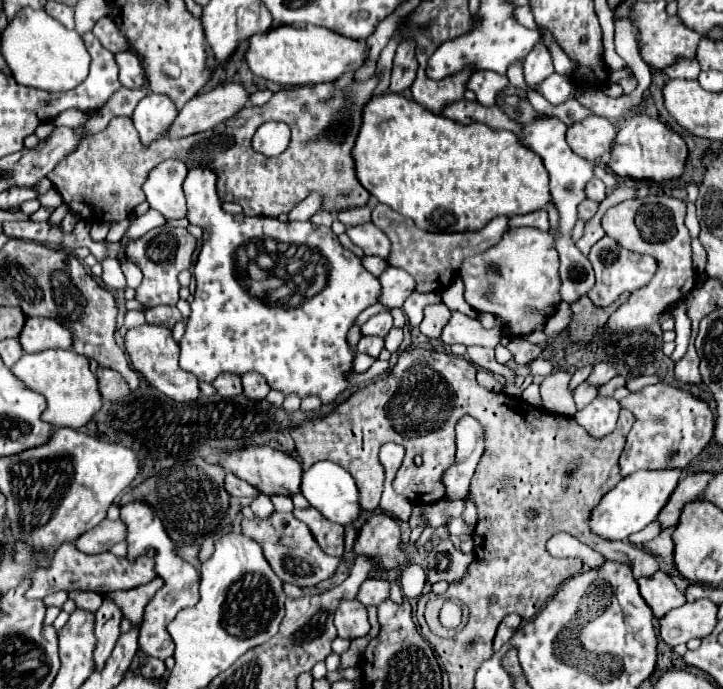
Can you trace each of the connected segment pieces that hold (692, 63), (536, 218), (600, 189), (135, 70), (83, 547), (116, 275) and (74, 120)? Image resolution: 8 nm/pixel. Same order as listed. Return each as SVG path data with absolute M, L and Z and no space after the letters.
M680 59L676 65L664 69L670 79L698 79L700 65L696 59Z
M540 209L540 211L534 211L534 213L522 215L522 217L520 217L520 223L522 223L524 227L536 227L536 229L540 229L540 231L548 231L548 229L550 229L546 209Z
M592 179L588 185L586 185L586 197L588 199L594 199L594 201L602 201L606 197L606 185L600 181L600 179Z
M130 51L124 53L116 53L116 65L120 67L120 83L124 87L142 87L142 83L146 83L144 79L144 69L142 63L138 61L138 57Z
M104 519L100 525L96 525L94 529L86 531L84 535L80 535L74 545L78 547L78 551L82 553L88 553L88 555L98 555L98 553L104 553L108 551L112 545L120 543L126 535L126 529L124 525L118 521L110 521L110 519Z
M106 259L102 261L102 267L104 267L104 273L102 273L102 281L112 287L112 289L124 289L126 287L126 279L124 279L124 273L120 269L120 263L116 259Z
M70 109L70 111L64 111L64 113L60 113L60 115L54 119L54 123L56 123L58 127L78 127L78 125L86 123L88 119L90 119L90 115L87 113Z

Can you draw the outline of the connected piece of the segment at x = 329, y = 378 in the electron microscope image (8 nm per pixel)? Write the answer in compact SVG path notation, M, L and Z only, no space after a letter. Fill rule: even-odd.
M190 167L188 175L184 179L184 195L188 201L188 221L204 227L206 243L202 245L202 251L198 255L198 261L194 265L194 279L196 279L196 291L194 301L190 305L190 317L186 319L186 333L180 341L180 365L194 373L200 381L212 383L220 373L232 373L232 375L244 375L248 371L260 373L270 389L284 393L288 397L290 393L296 393L300 399L308 395L320 397L324 405L334 403L340 393L350 389L350 373L354 371L354 349L348 345L346 333L354 325L356 317L372 303L376 303L376 297L380 295L380 283L374 275L370 275L362 263L360 257L356 257L352 251L344 249L340 241L330 235L326 229L310 225L308 221L278 221L270 217L244 217L244 215L228 215L222 211L222 203L216 195L216 179L214 171L210 167ZM264 239L276 239L280 243L306 243L310 249L318 249L330 269L328 269L328 283L326 287L314 295L308 301L302 301L300 305L286 307L286 301L292 299L292 295L286 299L284 287L272 287L272 273L260 271L256 265L250 265L250 257L256 257L256 241Z

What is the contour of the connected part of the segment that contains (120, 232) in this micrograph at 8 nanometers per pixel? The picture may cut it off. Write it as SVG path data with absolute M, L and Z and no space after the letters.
M132 214L129 218L123 221L111 224L111 227L106 237L106 239L108 239L107 241L110 243L119 242L120 239L123 237L124 233L126 232L126 230L129 228L130 222L134 218L135 215Z

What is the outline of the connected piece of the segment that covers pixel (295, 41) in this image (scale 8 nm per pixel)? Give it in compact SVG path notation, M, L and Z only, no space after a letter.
M282 25L248 41L246 63L258 77L280 85L314 85L336 81L346 71L356 71L364 61L364 43L338 35L326 27L316 25Z

